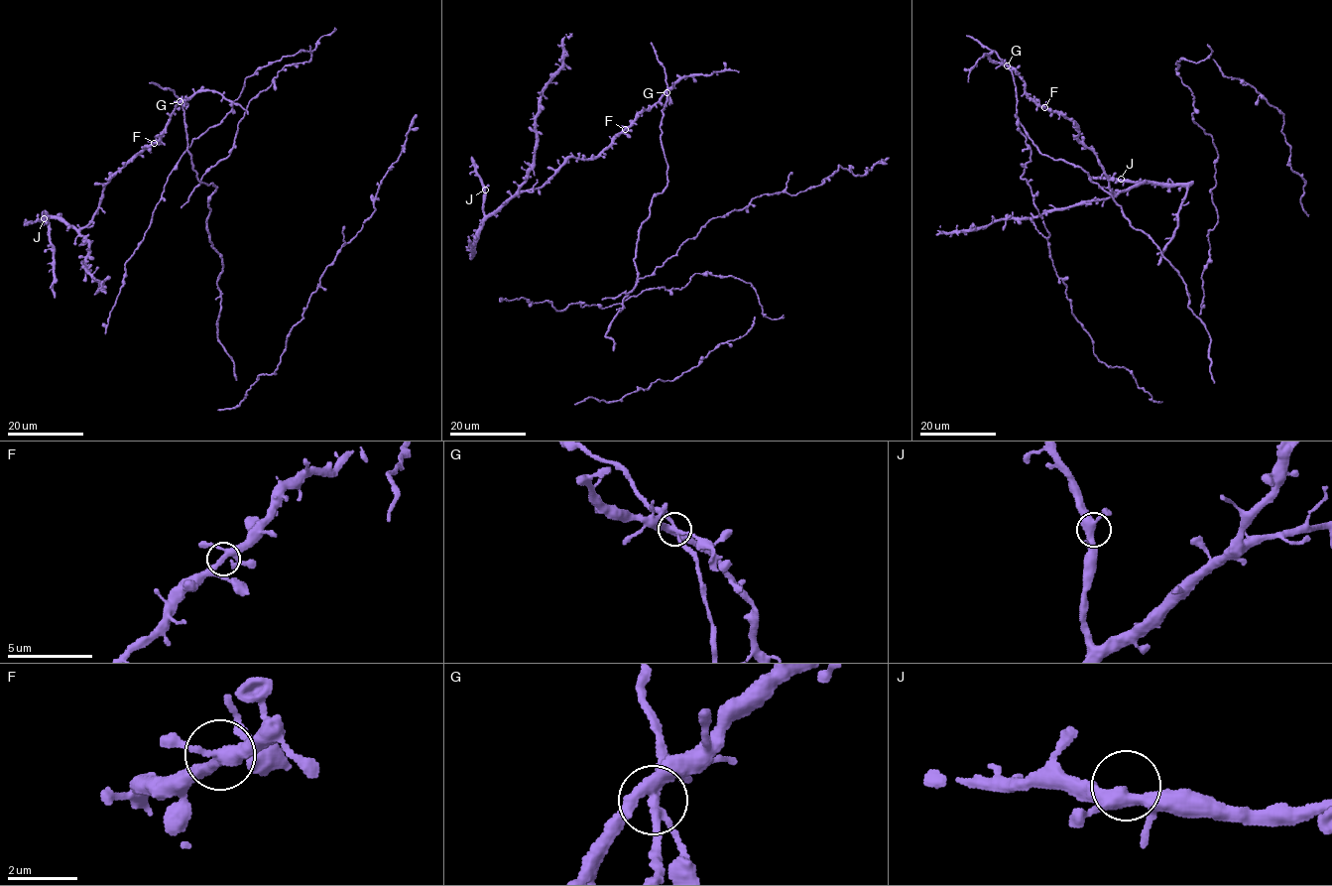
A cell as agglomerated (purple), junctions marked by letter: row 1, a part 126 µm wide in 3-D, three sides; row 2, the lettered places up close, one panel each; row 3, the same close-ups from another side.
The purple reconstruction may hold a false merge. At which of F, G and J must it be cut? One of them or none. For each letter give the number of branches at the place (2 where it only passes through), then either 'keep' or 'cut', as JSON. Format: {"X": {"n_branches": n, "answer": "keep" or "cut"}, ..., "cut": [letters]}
{"F": {"n_branches": 4, "answer": "keep"}, "G": {"n_branches": 4, "answer": "cut"}, "J": {"n_branches": 4, "answer": "keep"}, "cut": ["G"]}

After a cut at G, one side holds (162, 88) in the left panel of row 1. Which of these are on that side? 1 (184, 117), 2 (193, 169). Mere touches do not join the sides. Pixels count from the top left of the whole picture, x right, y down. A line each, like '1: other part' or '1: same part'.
1: same part
2: same part

